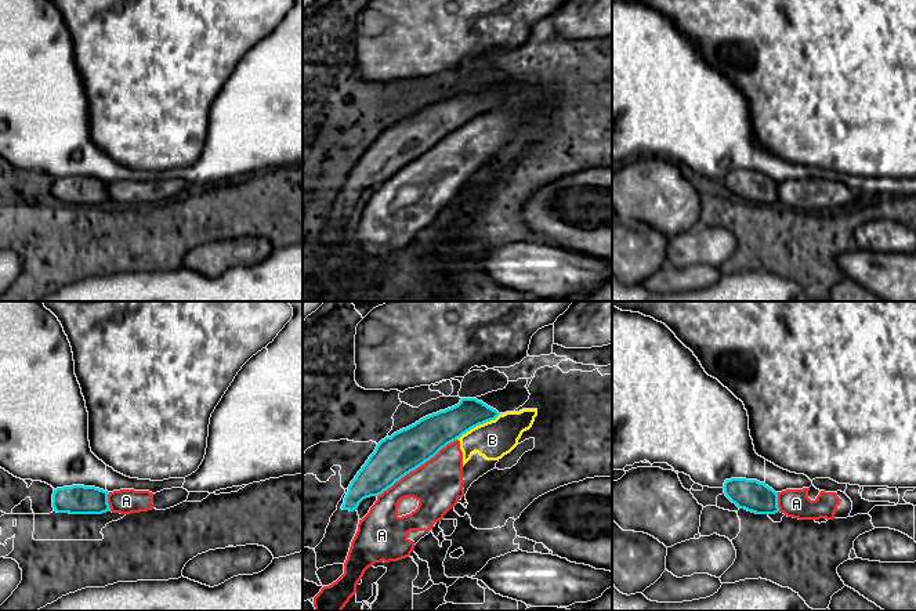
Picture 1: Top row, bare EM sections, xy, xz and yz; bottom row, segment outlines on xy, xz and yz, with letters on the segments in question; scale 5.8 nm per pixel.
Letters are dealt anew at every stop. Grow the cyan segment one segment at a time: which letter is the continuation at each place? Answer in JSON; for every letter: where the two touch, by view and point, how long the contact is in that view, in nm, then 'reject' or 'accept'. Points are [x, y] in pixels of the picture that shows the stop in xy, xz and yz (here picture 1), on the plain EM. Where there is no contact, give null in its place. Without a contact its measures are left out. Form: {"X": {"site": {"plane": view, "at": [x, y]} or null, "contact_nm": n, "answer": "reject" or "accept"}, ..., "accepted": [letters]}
{"A": {"site": {"plane": "xz", "at": [416, 158]}, "contact_nm": 550, "answer": "reject"}, "B": {"site": {"plane": "xz", "at": [477, 115]}, "contact_nm": 300, "answer": "reject"}, "accepted": []}

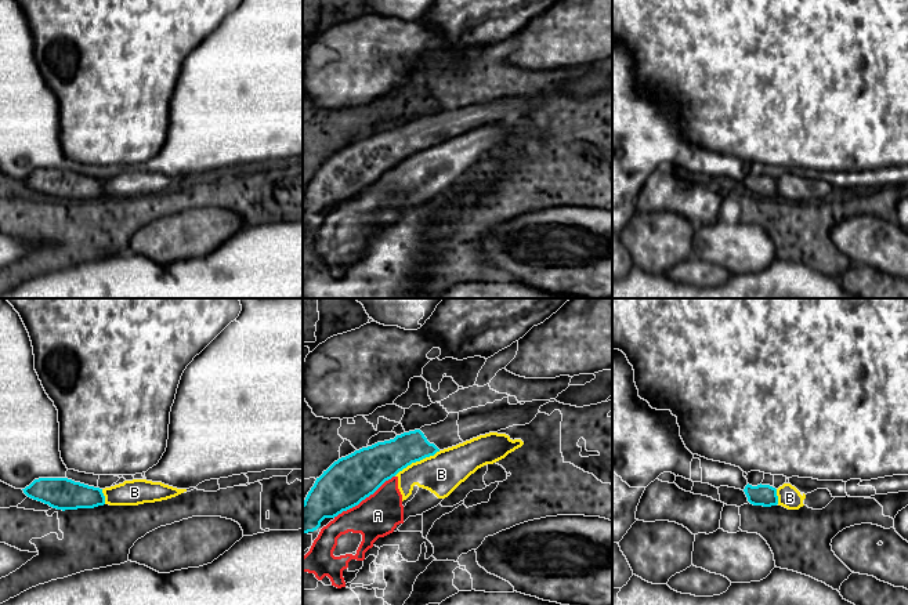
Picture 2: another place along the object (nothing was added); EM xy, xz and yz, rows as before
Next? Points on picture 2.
{"A": {"site": {"plane": "xz", "at": [364, 189]}, "contact_nm": 440, "answer": "reject"}, "B": {"site": {"plane": "xz", "at": [416, 151]}, "contact_nm": 300, "answer": "reject"}, "accepted": []}

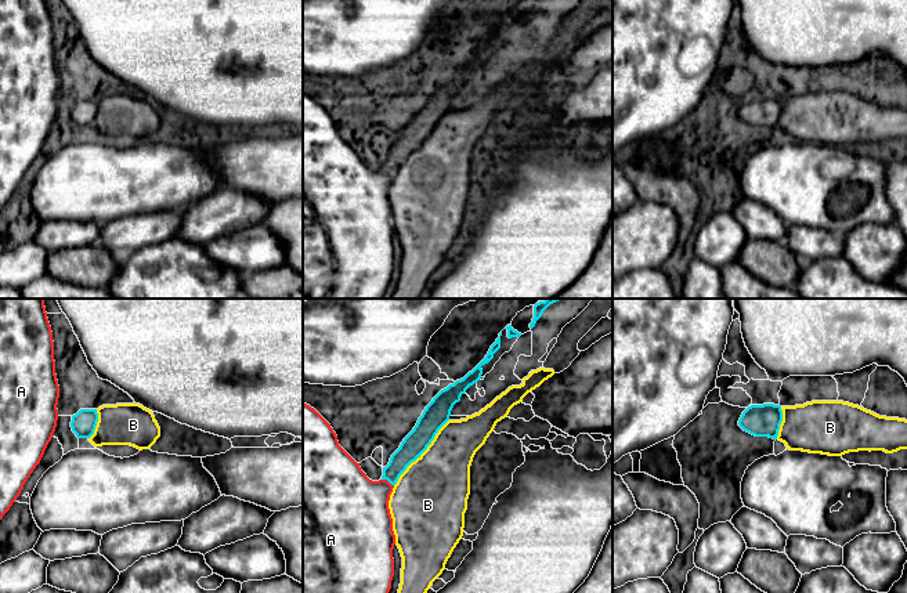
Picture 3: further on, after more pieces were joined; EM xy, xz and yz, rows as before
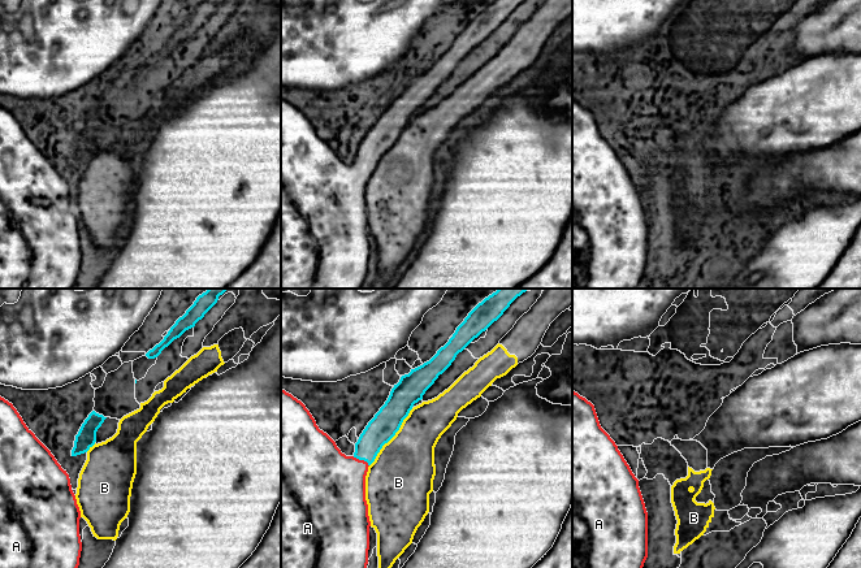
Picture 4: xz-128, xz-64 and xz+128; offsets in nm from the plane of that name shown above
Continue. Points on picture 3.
{"A": {"site": {"plane": "xz", "at": [387, 170]}, "contact_nm": 80, "answer": "accept"}, "B": {"site": {"plane": "xz", "at": [422, 143]}, "contact_nm": 500, "answer": "reject"}, "accepted": ["A"]}

